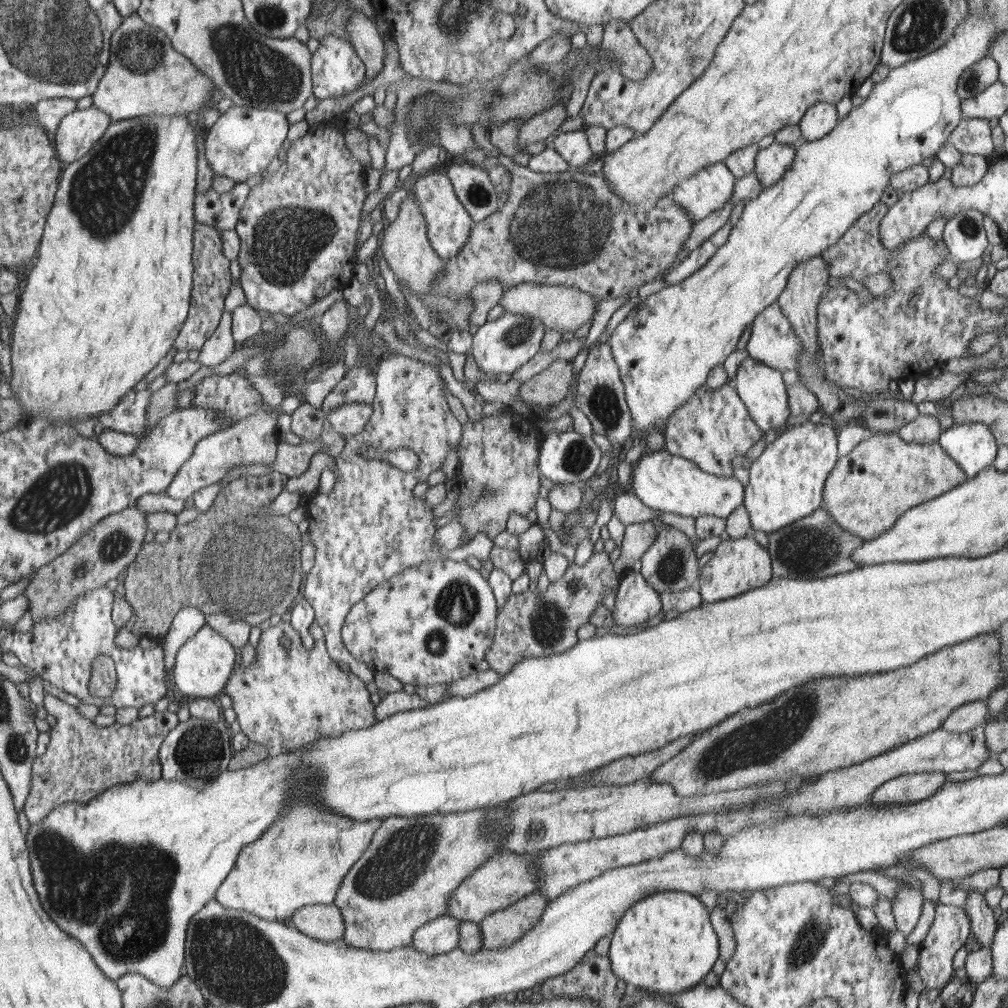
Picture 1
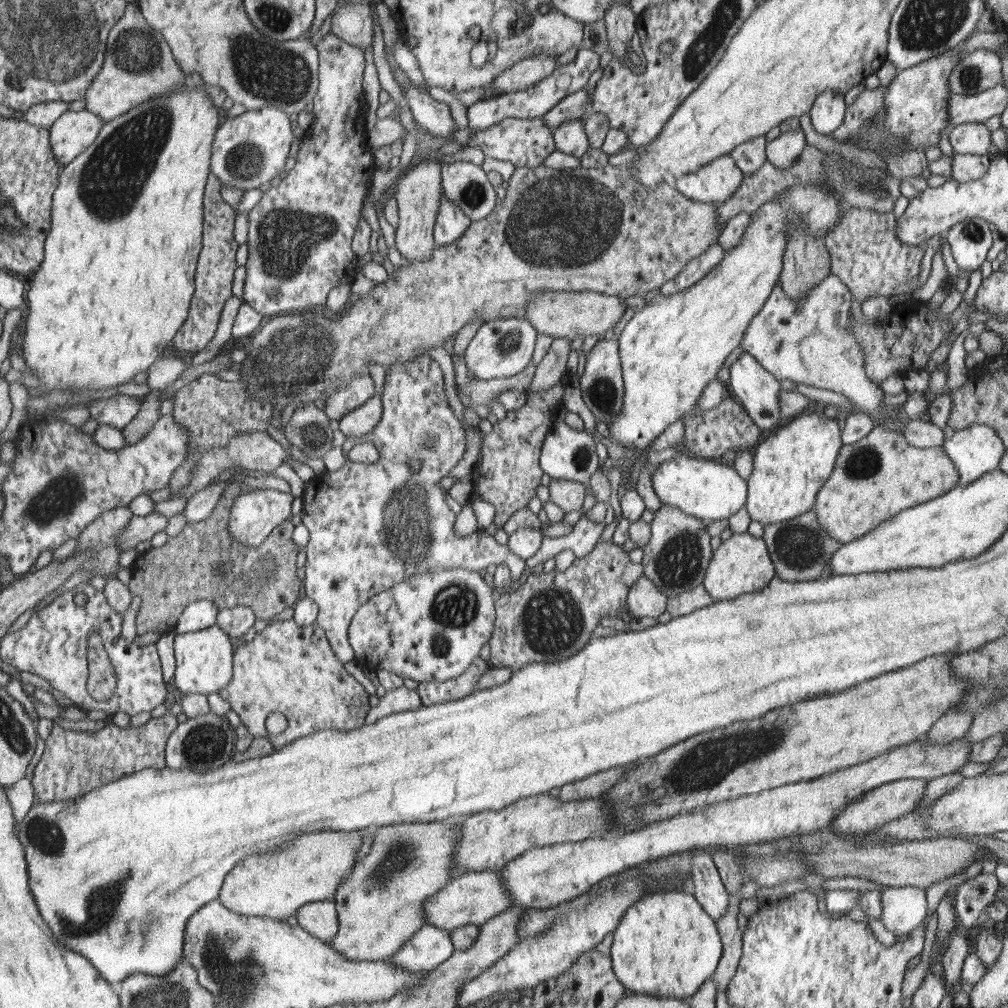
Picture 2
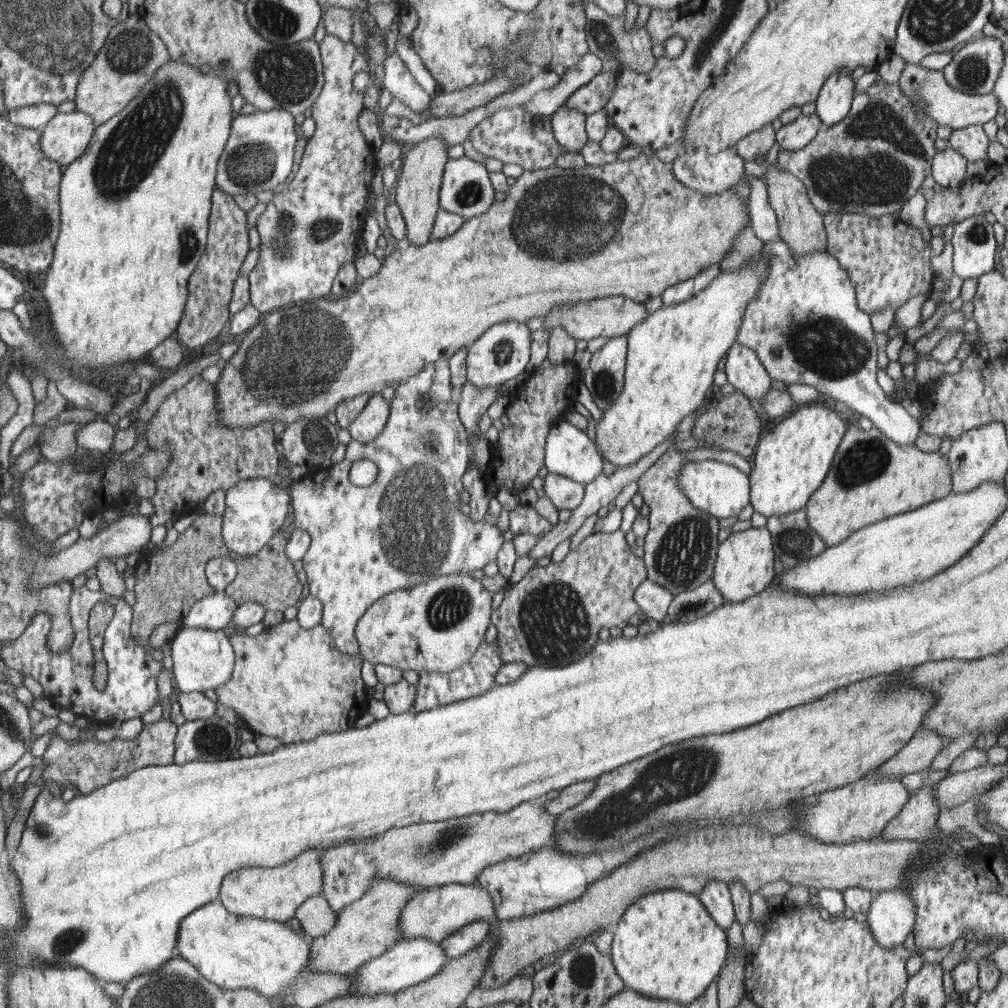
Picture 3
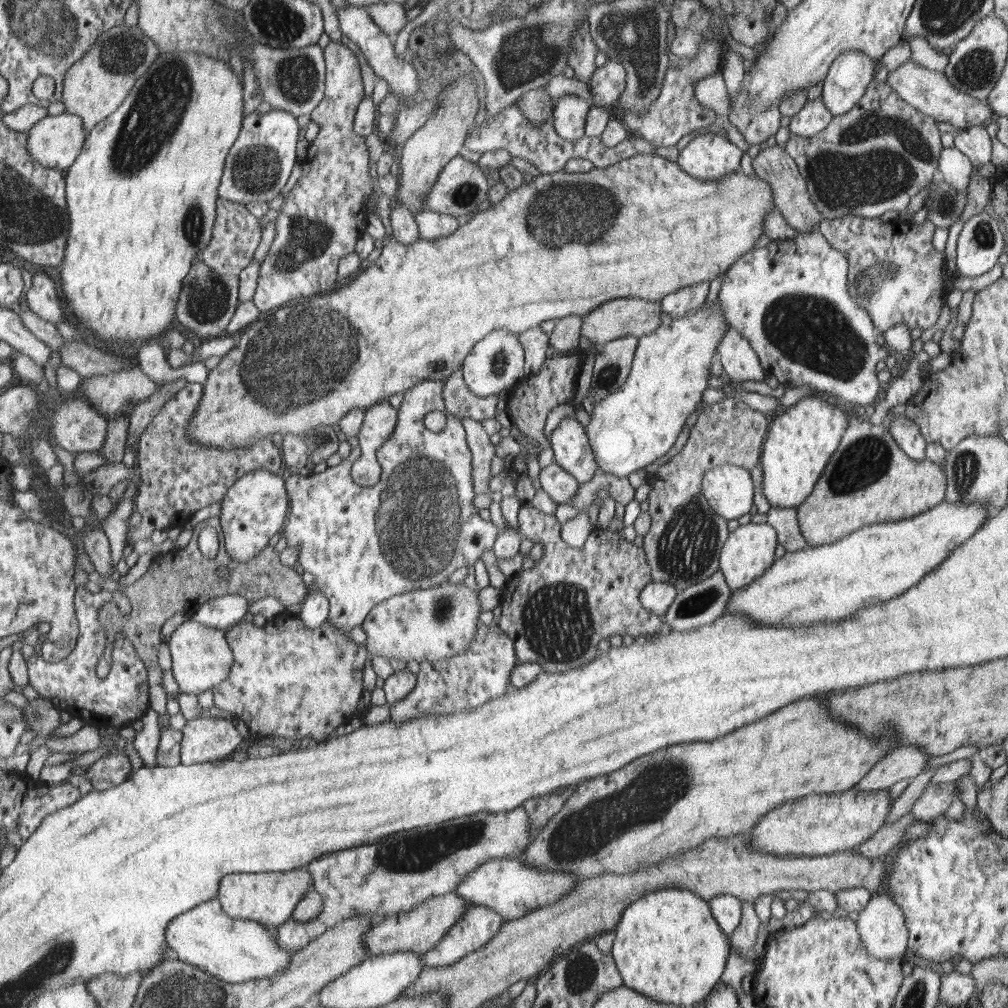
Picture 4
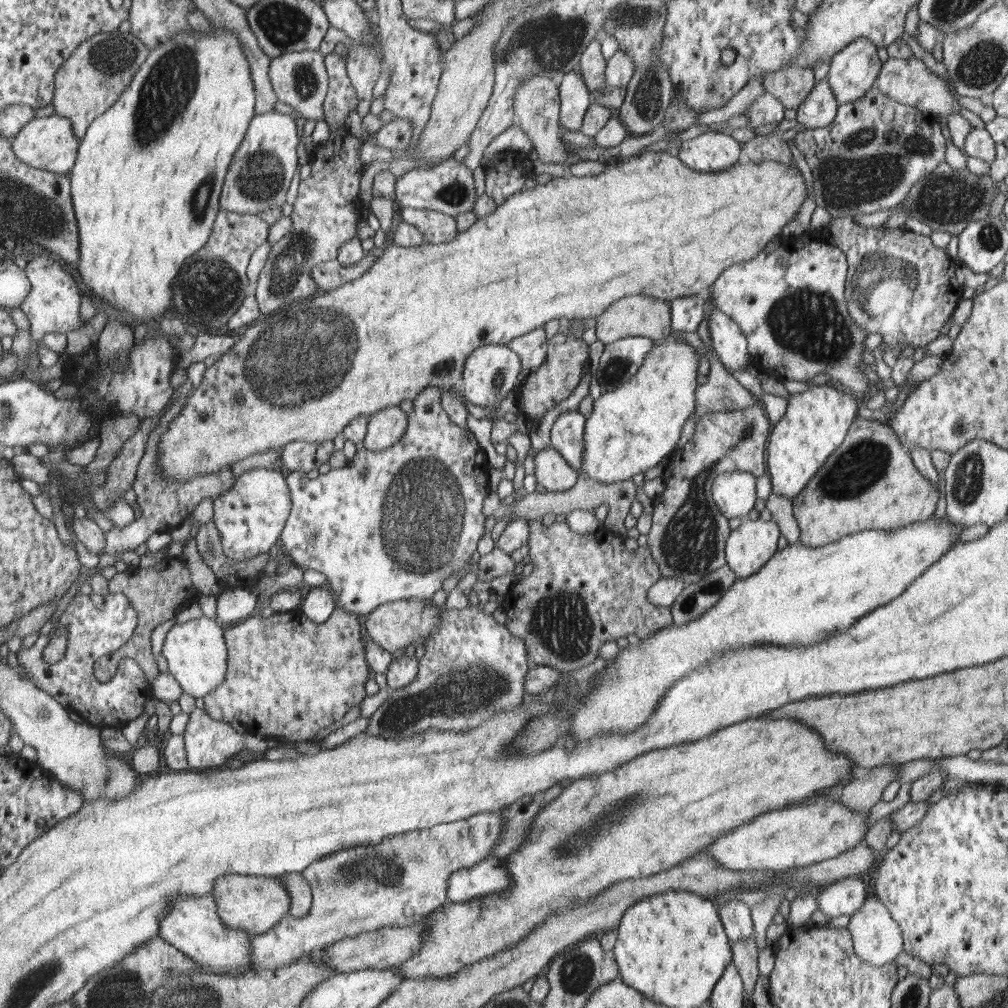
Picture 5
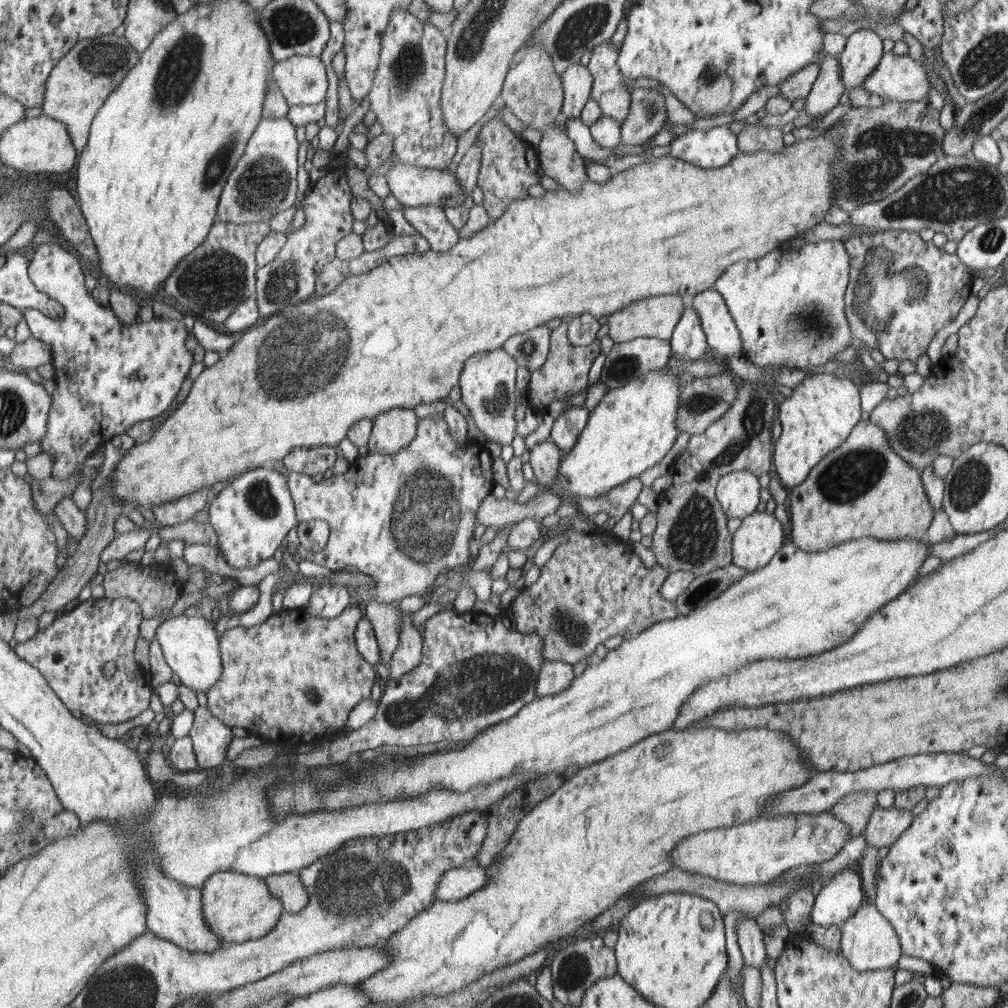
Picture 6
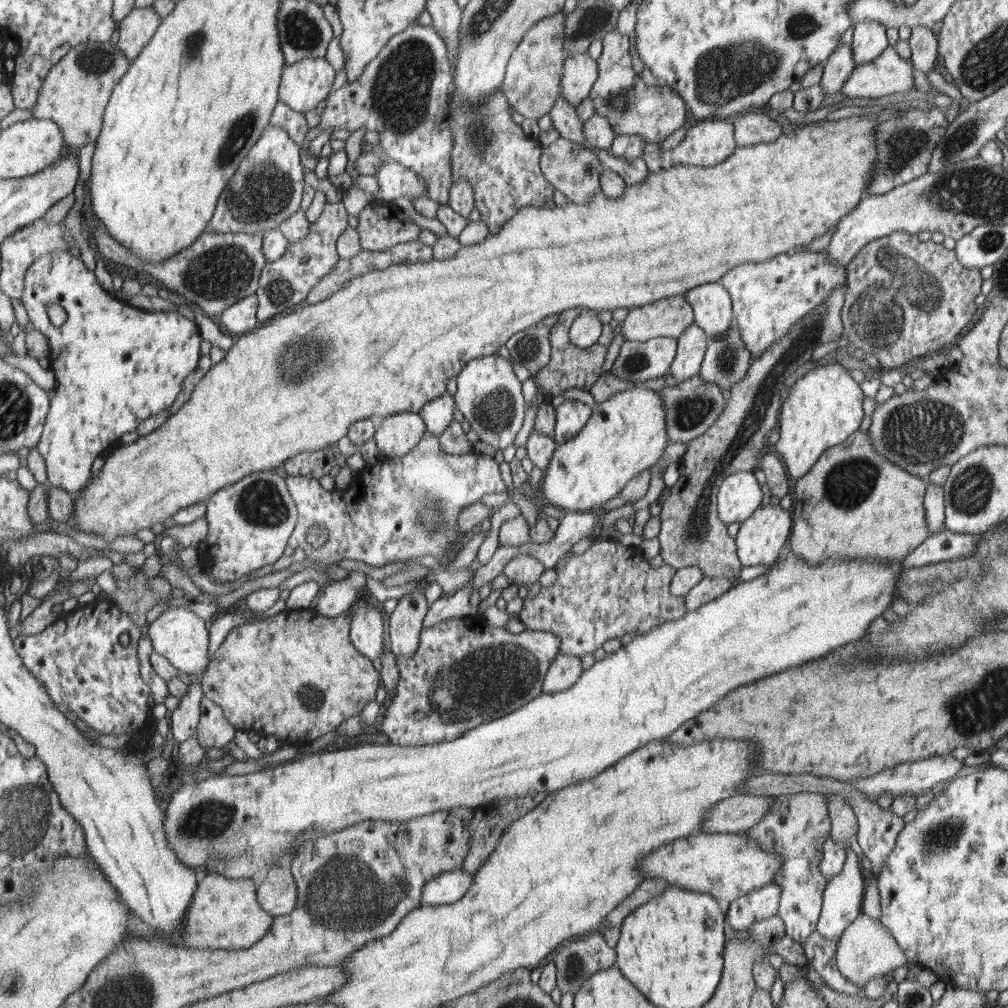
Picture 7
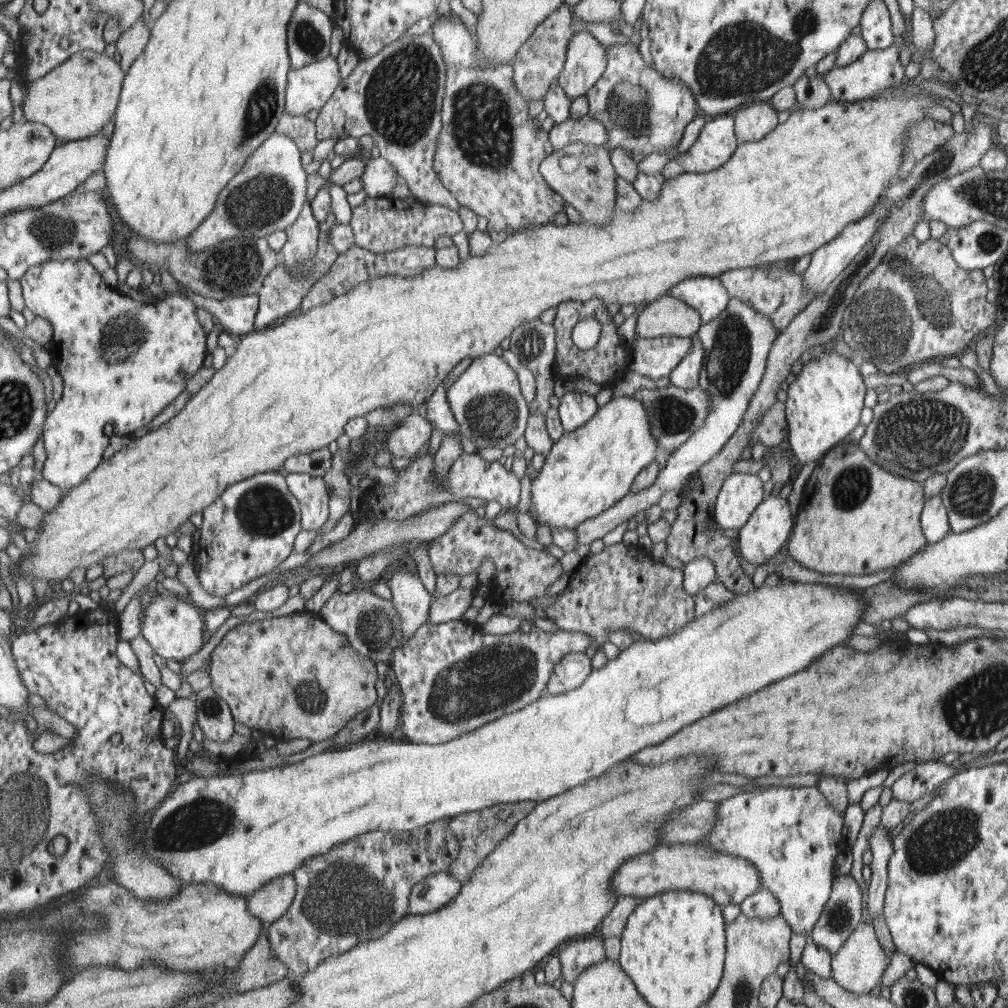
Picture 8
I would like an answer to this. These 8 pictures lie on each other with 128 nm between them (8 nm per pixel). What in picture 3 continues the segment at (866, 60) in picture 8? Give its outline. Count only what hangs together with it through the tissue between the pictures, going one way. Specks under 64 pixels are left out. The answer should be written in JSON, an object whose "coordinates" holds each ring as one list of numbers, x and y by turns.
{"coordinates":[[908,64,902,70,899,87,909,100,916,101,924,107,924,114,934,119,938,125,961,129,970,125,985,125,994,120,1000,108,998,97,993,92,971,95,952,88,944,77,944,71,927,69,921,64]]}

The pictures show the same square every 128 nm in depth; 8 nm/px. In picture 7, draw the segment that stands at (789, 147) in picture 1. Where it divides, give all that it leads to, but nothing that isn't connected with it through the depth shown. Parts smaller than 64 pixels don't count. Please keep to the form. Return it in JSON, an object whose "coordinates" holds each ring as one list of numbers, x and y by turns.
{"coordinates":[[851,44,838,45,834,52,823,63,824,73,819,82,824,94,840,92,846,78,855,68,854,52]]}

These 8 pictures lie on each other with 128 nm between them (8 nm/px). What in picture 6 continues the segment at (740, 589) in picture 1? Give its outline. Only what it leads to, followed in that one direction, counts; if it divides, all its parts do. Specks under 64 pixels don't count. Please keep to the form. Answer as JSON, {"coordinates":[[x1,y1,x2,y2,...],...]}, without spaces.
{"coordinates":[[754,513,734,532,734,565,747,573,762,569,782,546,782,524,773,514]]}

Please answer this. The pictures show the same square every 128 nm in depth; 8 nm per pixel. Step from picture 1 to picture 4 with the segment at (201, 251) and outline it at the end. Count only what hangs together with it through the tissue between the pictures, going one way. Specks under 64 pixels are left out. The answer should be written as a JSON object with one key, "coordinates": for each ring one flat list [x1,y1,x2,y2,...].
{"coordinates":[[217,198,217,218,213,226,212,241,209,246,197,254,193,262,193,268,182,286,181,302,178,302,177,318,178,322,192,332,194,336,201,336,204,339,218,338,220,334,226,334,229,330,230,322,237,314,239,307,243,304,238,302,240,296,240,274,244,268,250,266,253,254,261,242,261,225,259,218,250,213,250,206,242,202,232,202,228,199]]}

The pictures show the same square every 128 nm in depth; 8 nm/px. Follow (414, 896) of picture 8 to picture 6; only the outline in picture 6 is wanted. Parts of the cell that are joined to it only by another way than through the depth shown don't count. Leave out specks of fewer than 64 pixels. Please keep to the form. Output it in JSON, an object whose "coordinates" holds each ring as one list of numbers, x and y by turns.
{"coordinates":[[468,866,468,868,450,869,438,882,437,899,458,901,470,897,486,886,487,867]]}

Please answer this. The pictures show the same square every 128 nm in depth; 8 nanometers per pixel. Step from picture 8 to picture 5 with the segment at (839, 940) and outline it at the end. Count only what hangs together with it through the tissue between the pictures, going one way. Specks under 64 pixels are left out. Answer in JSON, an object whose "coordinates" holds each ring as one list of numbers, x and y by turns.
{"coordinates":[[858,876,838,879,816,893,818,911,830,918,854,914,866,900,866,884,864,878]]}

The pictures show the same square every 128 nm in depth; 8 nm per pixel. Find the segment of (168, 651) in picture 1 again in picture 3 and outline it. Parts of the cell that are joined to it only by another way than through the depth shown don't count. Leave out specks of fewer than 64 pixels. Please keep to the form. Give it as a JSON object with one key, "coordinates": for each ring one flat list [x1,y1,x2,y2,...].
{"coordinates":[[223,590,198,599,190,607,184,618,180,618,182,628,206,628,210,630,228,629,232,613,238,609,238,602]]}

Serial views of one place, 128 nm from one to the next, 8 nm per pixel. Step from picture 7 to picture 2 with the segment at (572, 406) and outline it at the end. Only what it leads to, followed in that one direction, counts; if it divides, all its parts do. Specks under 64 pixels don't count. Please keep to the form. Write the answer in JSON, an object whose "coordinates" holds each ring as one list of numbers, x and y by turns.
{"coordinates":[[558,421,542,447,541,466,553,480,571,480,586,485,598,468,596,444,590,434,576,432,564,421]]}

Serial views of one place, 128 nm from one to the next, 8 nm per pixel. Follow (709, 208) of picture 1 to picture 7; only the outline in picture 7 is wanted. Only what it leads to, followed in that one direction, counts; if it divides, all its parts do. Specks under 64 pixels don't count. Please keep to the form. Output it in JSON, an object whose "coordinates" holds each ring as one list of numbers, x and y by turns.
{"coordinates":[[708,119,694,122,684,136,684,141,678,143,678,147,666,151,655,151,653,153,644,153,643,159,650,171,660,171,678,165,694,165,701,167,713,167,726,161,734,153,736,148,734,142,734,132,732,124,728,124,728,119]]}

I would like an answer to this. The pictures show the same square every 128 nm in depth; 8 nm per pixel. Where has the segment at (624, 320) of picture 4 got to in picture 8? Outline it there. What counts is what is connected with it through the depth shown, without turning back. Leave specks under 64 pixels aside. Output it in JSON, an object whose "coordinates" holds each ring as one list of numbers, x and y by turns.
{"coordinates":[[666,295,648,303,638,316,636,338,678,337,696,335,702,325,698,312,678,298]]}

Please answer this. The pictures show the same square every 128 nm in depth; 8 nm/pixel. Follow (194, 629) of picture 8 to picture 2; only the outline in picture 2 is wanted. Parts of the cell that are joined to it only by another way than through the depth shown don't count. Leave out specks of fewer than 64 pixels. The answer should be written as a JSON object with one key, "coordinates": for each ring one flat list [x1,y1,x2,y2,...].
{"coordinates":[[211,626,198,632,176,635,174,650,176,669,174,684,183,694,219,693,232,678,232,642,222,628]]}

